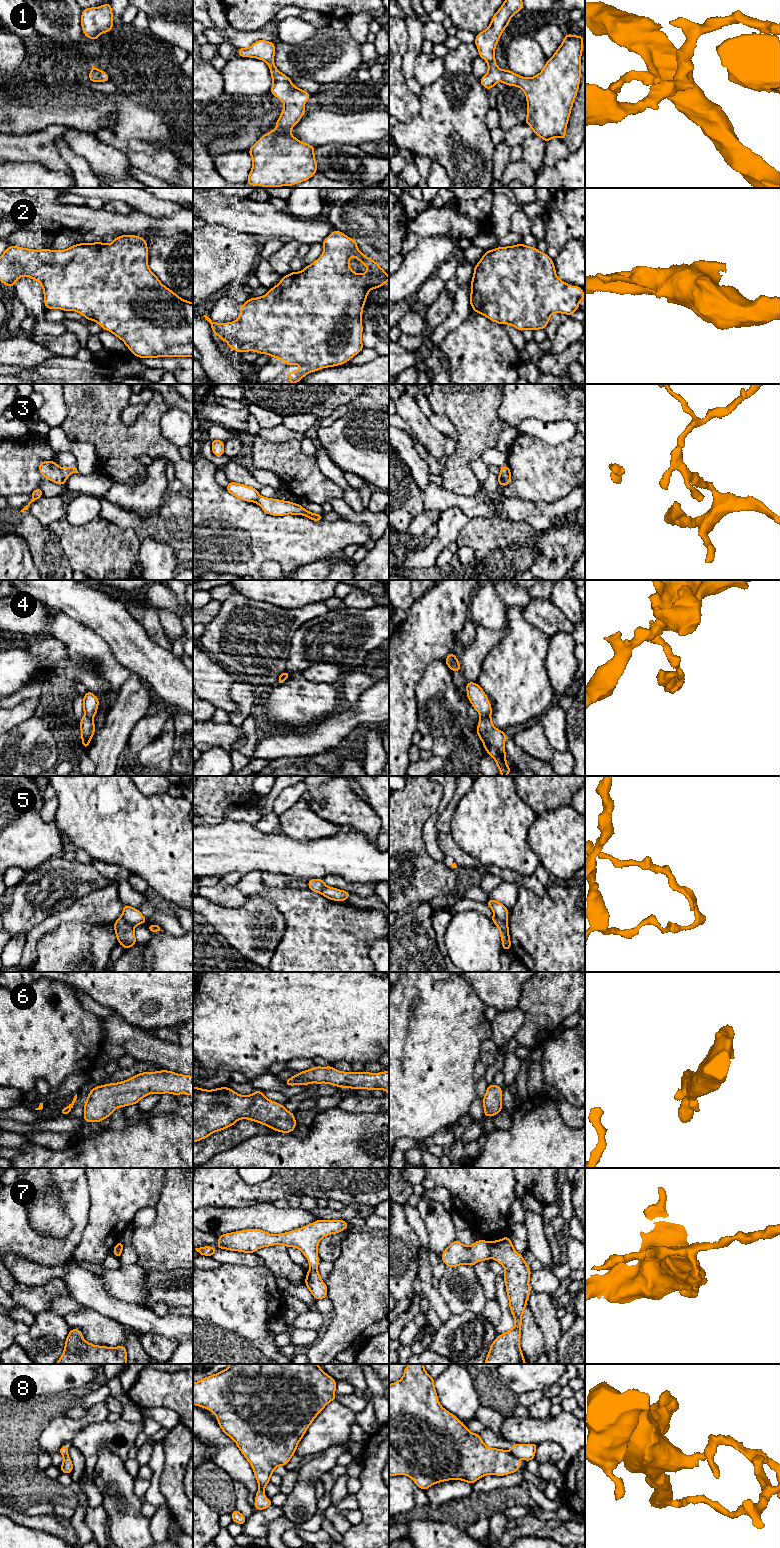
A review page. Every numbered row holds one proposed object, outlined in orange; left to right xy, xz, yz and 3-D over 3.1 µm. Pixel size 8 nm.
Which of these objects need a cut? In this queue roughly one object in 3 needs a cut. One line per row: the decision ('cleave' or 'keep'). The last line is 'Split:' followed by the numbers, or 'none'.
1: keep
2: keep
3: cleave
4: cleave
5: cleave
6: keep
7: keep
8: cleave
Split: 3, 4, 5, 8

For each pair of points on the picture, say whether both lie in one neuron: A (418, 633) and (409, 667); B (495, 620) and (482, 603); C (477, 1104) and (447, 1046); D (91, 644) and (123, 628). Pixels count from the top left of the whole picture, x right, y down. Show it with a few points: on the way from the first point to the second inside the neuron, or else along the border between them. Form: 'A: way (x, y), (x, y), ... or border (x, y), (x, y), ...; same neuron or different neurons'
A: way (415, 641), (409, 650), (409, 659); same neuron
B: way (492, 616), (486, 607); same neuron
C: border (476, 1097), (467, 1113); different neurons
D: border (83, 625), (96, 632), (106, 642), (116, 658); different neurons

